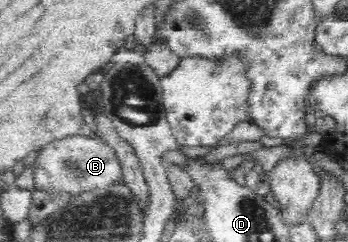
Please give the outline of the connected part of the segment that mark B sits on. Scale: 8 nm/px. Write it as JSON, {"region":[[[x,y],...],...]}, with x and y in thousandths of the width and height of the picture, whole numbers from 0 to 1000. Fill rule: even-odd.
{"region":[[[210,558],[152,579],[98,665],[98,756],[112,785],[187,785],[210,810],[244,785],[305,777],[348,731],[348,694],[330,620],[284,566],[279,579]]]}

